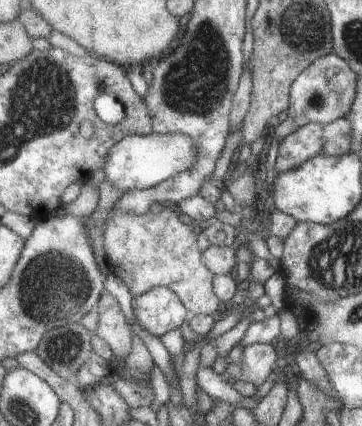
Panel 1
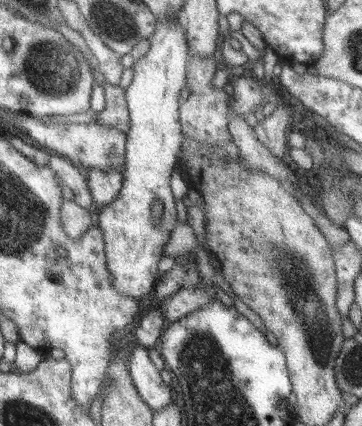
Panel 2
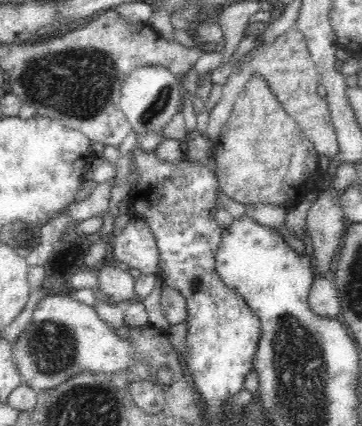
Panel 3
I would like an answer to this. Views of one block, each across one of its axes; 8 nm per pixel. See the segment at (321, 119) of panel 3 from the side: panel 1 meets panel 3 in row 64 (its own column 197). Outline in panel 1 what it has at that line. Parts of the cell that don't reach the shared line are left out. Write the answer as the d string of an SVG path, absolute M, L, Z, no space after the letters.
M165 206L165 210L161 210L159 214L147 212L147 214L143 214L143 216L133 216L133 214L129 214L129 212L115 212L113 216L111 216L111 214L105 214L105 226L103 226L103 234L101 234L101 236L103 236L105 260L107 260L107 266L109 266L111 274L113 274L113 276L119 276L119 278L123 280L123 284L129 288L129 292L131 292L133 298L137 298L137 296L149 292L151 288L169 288L171 292L175 292L175 296L181 300L181 304L189 310L189 316L211 316L211 314L219 308L219 302L221 302L221 300L219 300L219 298L215 296L215 292L213 292L213 276L215 276L215 274L209 272L207 266L203 264L201 252L199 252L199 248L197 248L197 244L195 244L197 236L191 232L191 226L185 226L185 224L179 222L179 212L177 212L173 206Z

